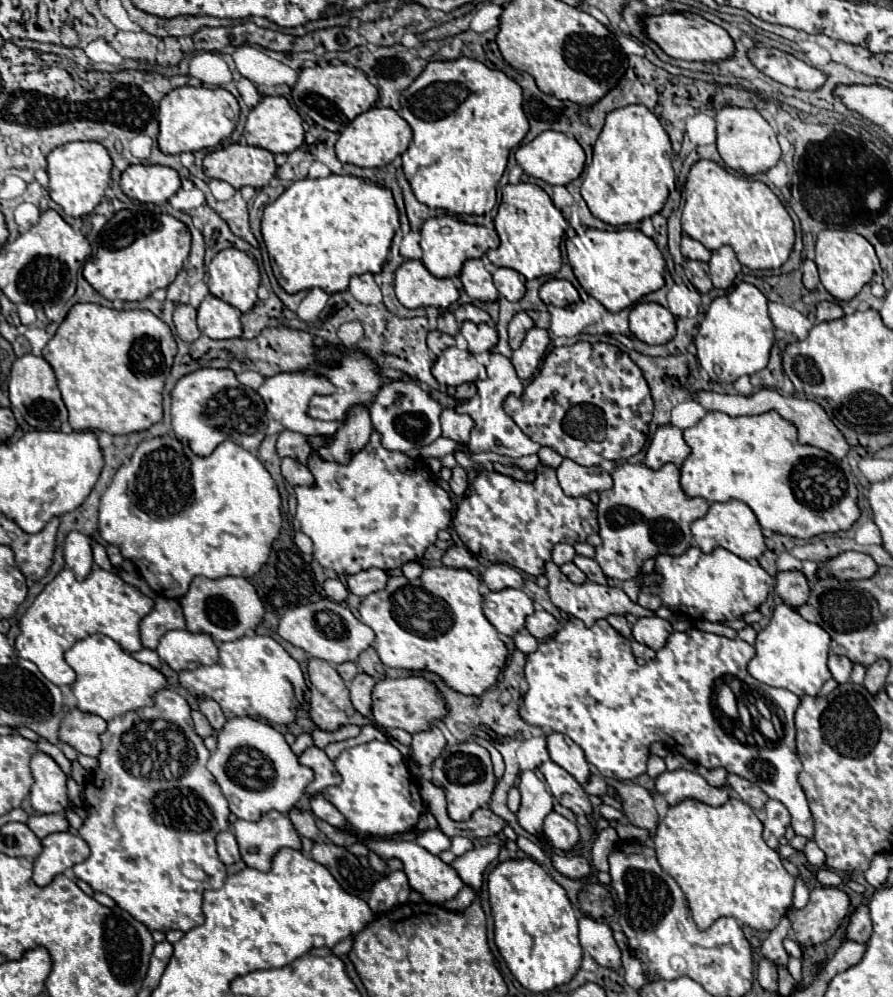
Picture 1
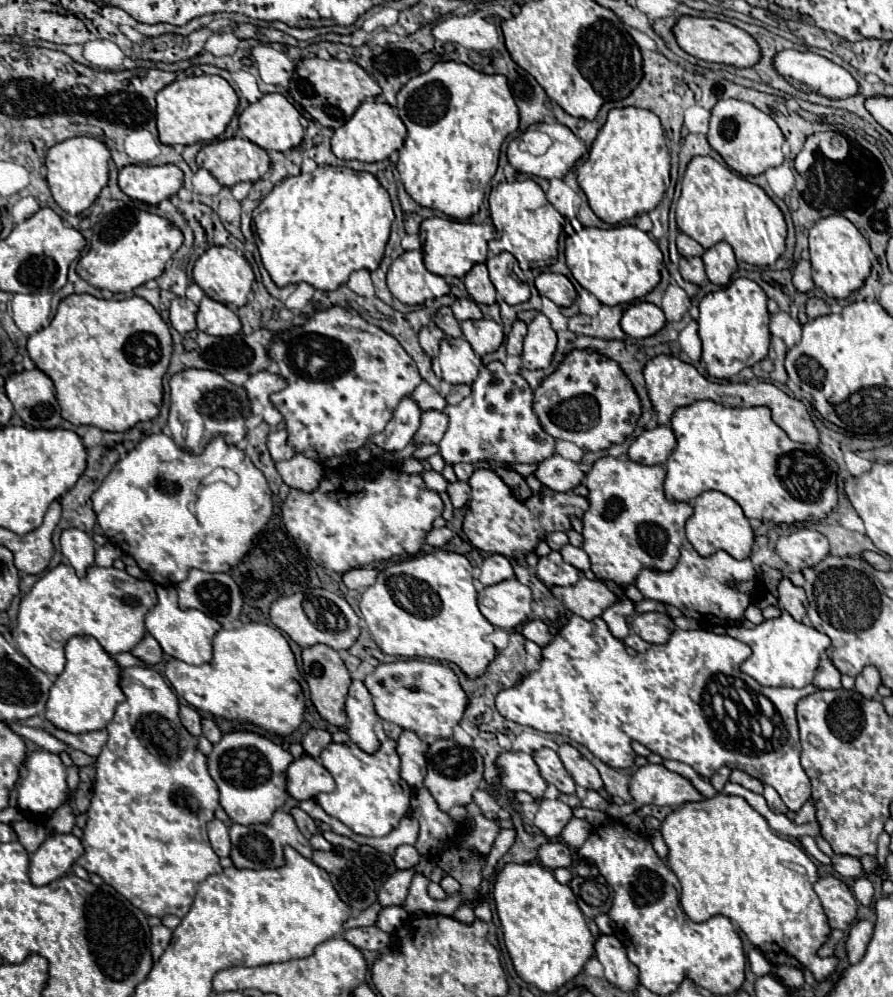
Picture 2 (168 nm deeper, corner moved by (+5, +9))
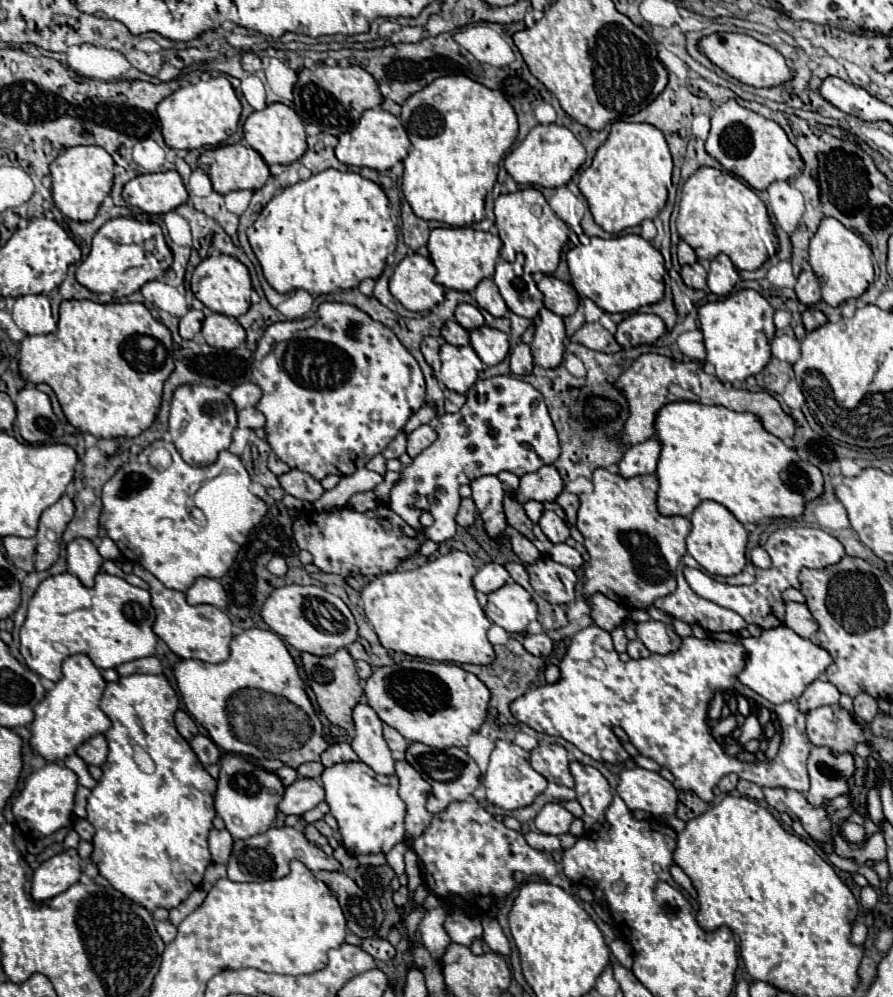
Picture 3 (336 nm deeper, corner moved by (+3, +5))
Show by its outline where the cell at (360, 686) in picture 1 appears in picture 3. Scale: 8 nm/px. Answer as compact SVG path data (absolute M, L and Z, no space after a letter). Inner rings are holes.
M358 704L354 708L354 724L356 724L356 738L352 740L352 750L376 774L392 776L394 758L388 744L384 742L382 722L378 714L368 704Z

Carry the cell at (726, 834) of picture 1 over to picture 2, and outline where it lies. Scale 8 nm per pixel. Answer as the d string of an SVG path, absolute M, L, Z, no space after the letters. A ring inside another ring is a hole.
M716 794L700 802L686 802L664 818L660 832L668 846L668 866L682 886L680 904L692 922L706 922L714 914L728 916L772 964L808 968L816 980L822 980L836 970L836 958L822 960L816 956L816 950L826 940L830 926L820 900L812 890L812 884L818 880L814 862L800 846L774 834L766 818L742 796Z

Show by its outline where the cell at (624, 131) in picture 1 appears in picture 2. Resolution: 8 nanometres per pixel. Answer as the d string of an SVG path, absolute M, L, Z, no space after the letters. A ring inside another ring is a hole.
M634 106L612 108L608 112L608 120L600 128L588 160L576 168L578 184L590 208L608 224L618 224L654 210L666 190L662 172L670 172L670 154L660 118L652 110Z

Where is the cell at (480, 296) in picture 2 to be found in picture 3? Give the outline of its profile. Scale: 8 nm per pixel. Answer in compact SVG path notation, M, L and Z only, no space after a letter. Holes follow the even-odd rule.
M488 278L488 280L482 280L476 290L474 290L474 298L478 302L478 306L486 312L490 312L494 318L504 318L508 314L508 306L506 302L502 300L496 284Z

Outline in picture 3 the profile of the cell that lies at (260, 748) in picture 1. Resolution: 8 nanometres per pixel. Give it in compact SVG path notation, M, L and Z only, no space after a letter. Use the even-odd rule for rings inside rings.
M226 754L220 760L220 778L214 804L232 838L250 838L254 834L266 832L276 818L278 802L282 796L284 786L276 774L262 772L256 764L248 762L244 756L238 754Z

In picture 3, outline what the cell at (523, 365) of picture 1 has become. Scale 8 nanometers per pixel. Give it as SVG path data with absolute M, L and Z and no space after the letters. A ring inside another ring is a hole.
M548 308L540 310L540 318L536 324L536 334L532 342L532 358L534 364L542 368L556 368L564 358L564 322L558 314Z

